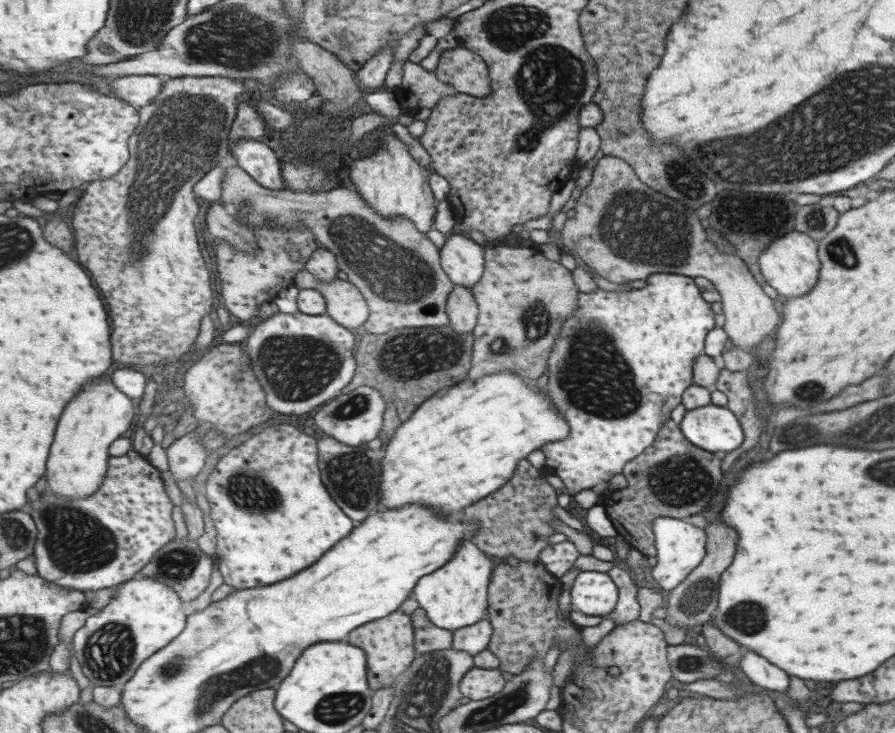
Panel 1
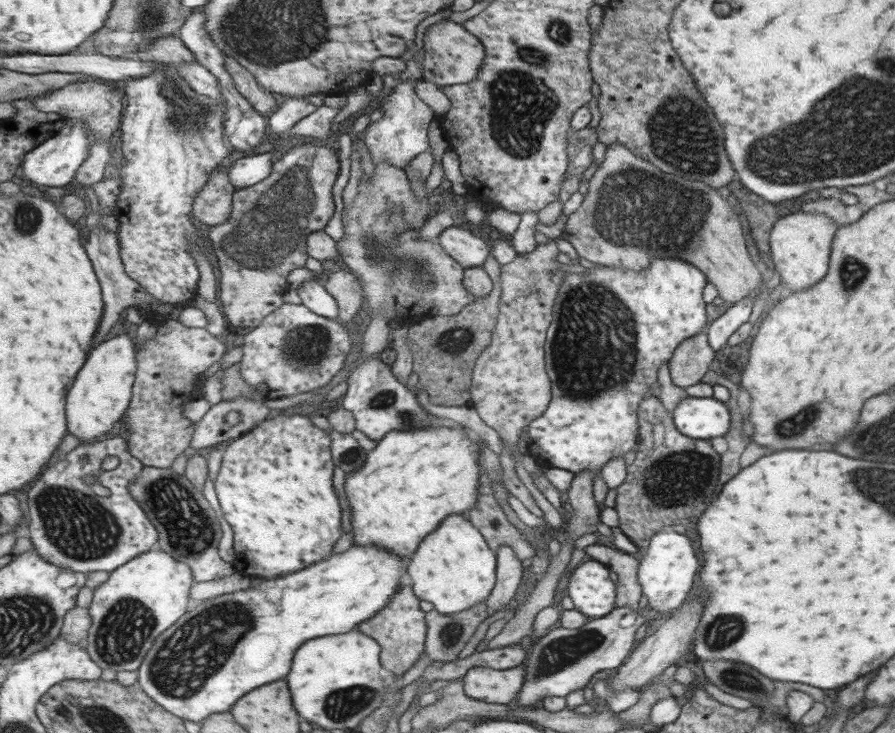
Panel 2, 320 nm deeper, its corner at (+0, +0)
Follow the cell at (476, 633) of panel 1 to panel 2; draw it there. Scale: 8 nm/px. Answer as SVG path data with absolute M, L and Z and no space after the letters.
M499 546L495 554L498 555L497 580L491 594L485 598L487 616L503 609L516 596L523 570L520 560L508 546Z

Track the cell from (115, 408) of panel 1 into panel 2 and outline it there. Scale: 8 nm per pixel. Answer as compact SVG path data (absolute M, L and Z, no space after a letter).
M129 334L110 338L91 352L87 368L79 372L77 382L67 396L67 418L69 434L80 439L79 445L95 444L96 438L113 430L117 422L126 416L134 396L134 384L138 377L138 345Z

